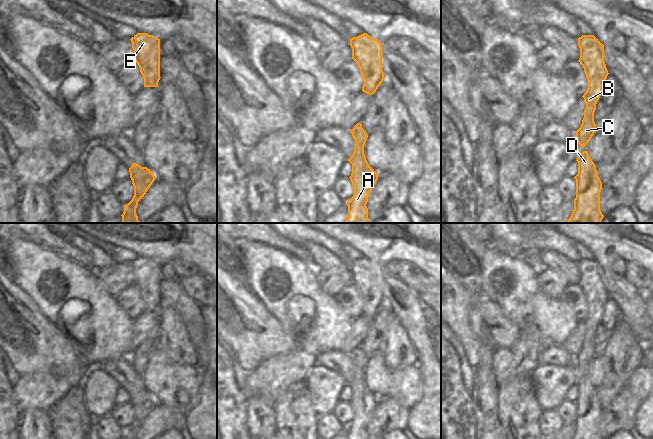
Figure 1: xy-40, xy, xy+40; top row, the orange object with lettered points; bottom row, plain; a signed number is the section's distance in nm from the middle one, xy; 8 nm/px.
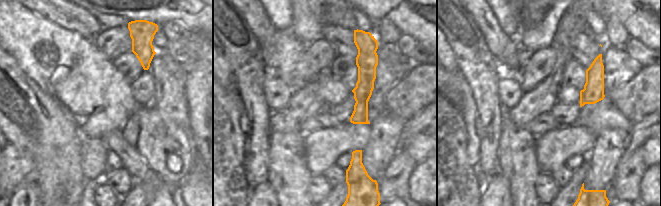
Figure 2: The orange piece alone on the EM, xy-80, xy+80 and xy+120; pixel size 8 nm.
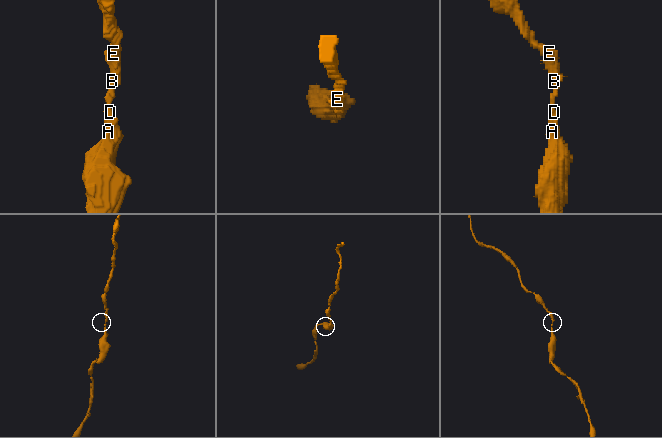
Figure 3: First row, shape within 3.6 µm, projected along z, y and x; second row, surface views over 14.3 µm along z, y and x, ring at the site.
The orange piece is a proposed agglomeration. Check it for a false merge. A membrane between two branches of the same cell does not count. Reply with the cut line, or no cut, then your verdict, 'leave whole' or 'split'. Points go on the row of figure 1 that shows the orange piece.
cut none; leave whole

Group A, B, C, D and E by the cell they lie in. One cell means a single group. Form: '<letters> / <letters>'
A B C D E

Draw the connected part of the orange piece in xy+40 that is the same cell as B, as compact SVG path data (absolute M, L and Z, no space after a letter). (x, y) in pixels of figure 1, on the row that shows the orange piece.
M594 35L579 37L578 46L580 48L578 61L584 68L588 88L582 96L586 104L584 118L575 136L578 144L584 148L596 132L594 112L609 73L604 62L604 45Z

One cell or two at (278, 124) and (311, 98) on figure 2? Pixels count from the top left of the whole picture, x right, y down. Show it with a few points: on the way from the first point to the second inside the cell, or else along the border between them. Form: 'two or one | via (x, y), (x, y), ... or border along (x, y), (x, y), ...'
one | via (286, 120), (303, 105)

